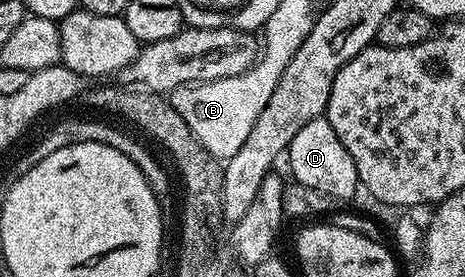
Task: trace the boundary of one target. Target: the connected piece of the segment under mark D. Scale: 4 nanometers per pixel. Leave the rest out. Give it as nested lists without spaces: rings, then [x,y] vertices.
[[[326,115],[313,118],[313,122],[305,122],[293,142],[287,148],[285,161],[291,167],[290,179],[301,186],[310,186],[313,190],[322,190],[324,194],[333,194],[333,198],[350,202],[355,196],[355,191],[360,191],[357,166],[353,166],[353,157],[345,146],[341,146],[341,138],[329,126]]]

